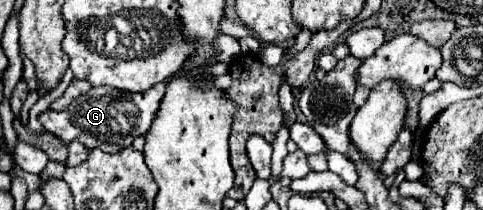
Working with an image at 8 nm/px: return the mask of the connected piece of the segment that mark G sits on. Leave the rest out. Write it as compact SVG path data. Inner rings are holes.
M174 75L155 84L153 88L145 92L123 92L111 86L97 86L79 96L79 100L73 100L65 110L45 110L39 120L43 128L63 142L79 140L87 148L99 148L107 154L117 154L123 148L129 148L133 144L135 136L145 136L153 118L157 116L159 102L165 94L165 86L173 80Z

